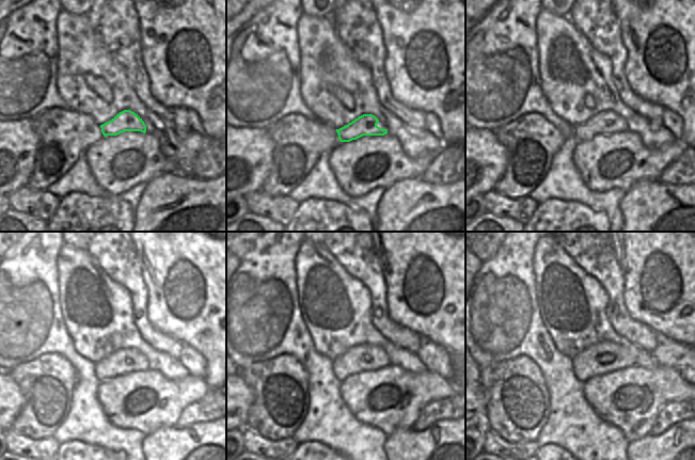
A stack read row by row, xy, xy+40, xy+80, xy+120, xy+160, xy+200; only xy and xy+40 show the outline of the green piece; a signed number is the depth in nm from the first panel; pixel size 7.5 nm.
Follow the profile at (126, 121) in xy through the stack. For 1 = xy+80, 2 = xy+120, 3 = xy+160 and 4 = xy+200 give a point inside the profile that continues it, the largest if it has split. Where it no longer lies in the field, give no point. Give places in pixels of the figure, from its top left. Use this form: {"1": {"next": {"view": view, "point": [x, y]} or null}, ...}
{"1": {"next": {"view": "xy+80", "point": [601, 124]}}, "2": {"next": {"view": "xy+120", "point": [115, 364]}}, "3": {"next": {"view": "xy+160", "point": [353, 363]}}, "4": {"next": {"view": "xy+200", "point": [593, 367]}}}

